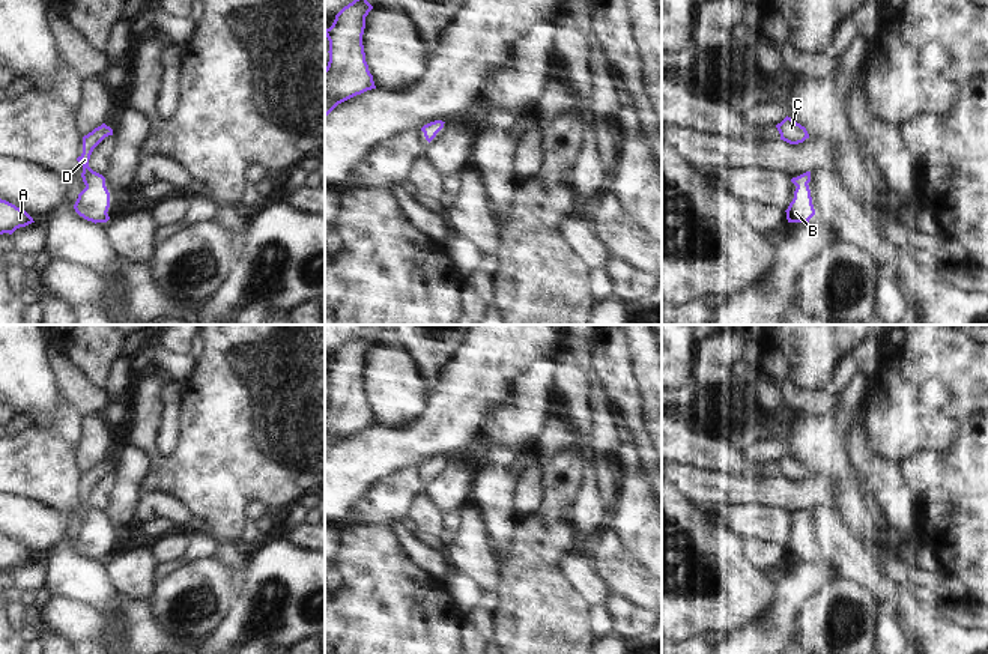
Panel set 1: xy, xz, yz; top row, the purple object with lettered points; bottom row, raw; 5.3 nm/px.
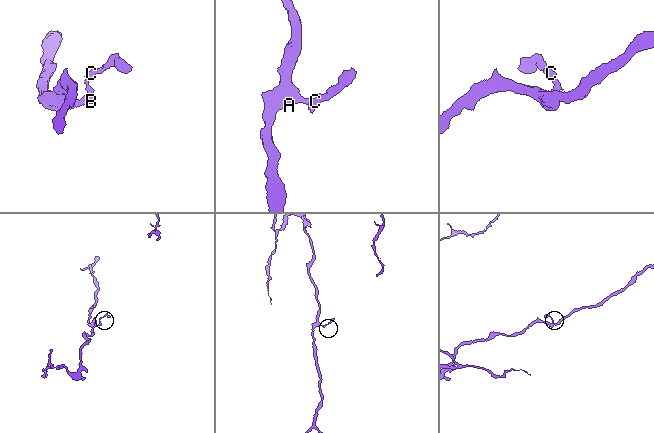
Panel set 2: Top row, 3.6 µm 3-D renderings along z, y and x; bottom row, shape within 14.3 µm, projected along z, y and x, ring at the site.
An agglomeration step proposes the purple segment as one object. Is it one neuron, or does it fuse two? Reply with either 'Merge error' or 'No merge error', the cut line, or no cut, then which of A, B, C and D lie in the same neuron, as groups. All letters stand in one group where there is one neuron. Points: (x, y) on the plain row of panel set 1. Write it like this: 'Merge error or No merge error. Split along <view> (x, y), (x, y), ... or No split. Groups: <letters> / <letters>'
No merge error. No split. Groups: A B C D.

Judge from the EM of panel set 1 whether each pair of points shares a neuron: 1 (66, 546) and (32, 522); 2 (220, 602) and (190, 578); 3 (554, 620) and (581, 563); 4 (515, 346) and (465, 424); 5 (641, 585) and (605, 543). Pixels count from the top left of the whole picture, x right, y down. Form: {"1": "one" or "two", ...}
{"1": "two", "2": "one", "3": "two", "4": "one", "5": "one"}

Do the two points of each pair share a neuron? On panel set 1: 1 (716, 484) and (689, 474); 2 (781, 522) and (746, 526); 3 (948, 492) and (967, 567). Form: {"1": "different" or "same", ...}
{"1": "same", "2": "same", "3": "same"}

